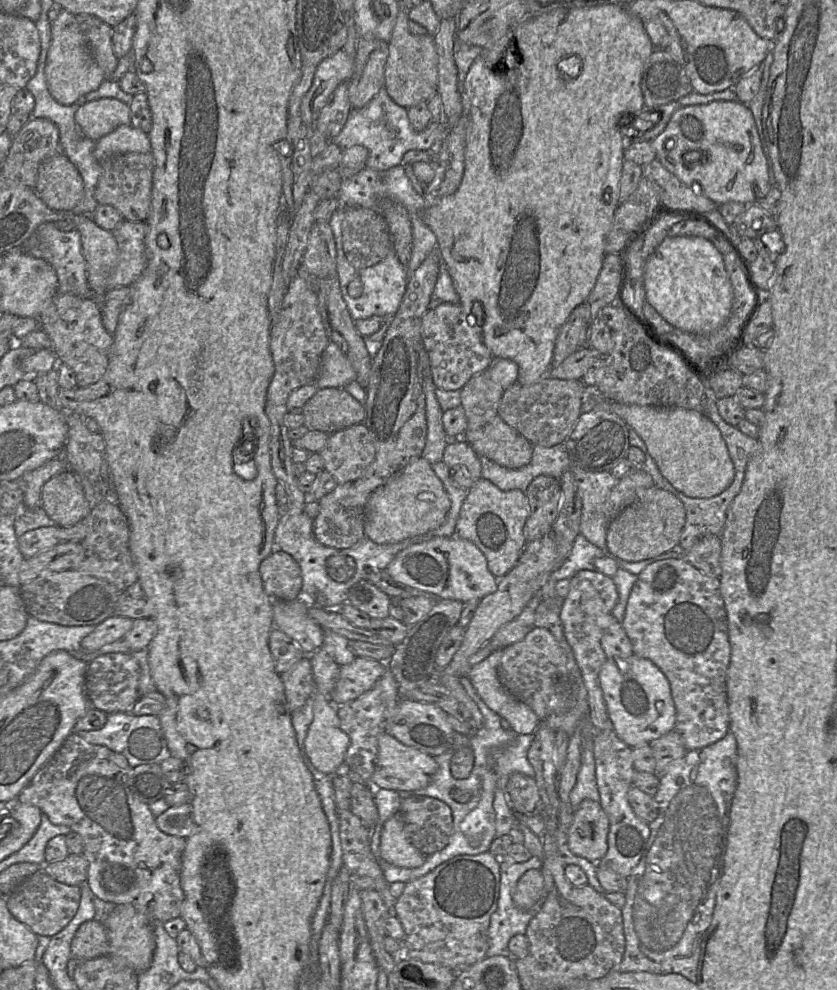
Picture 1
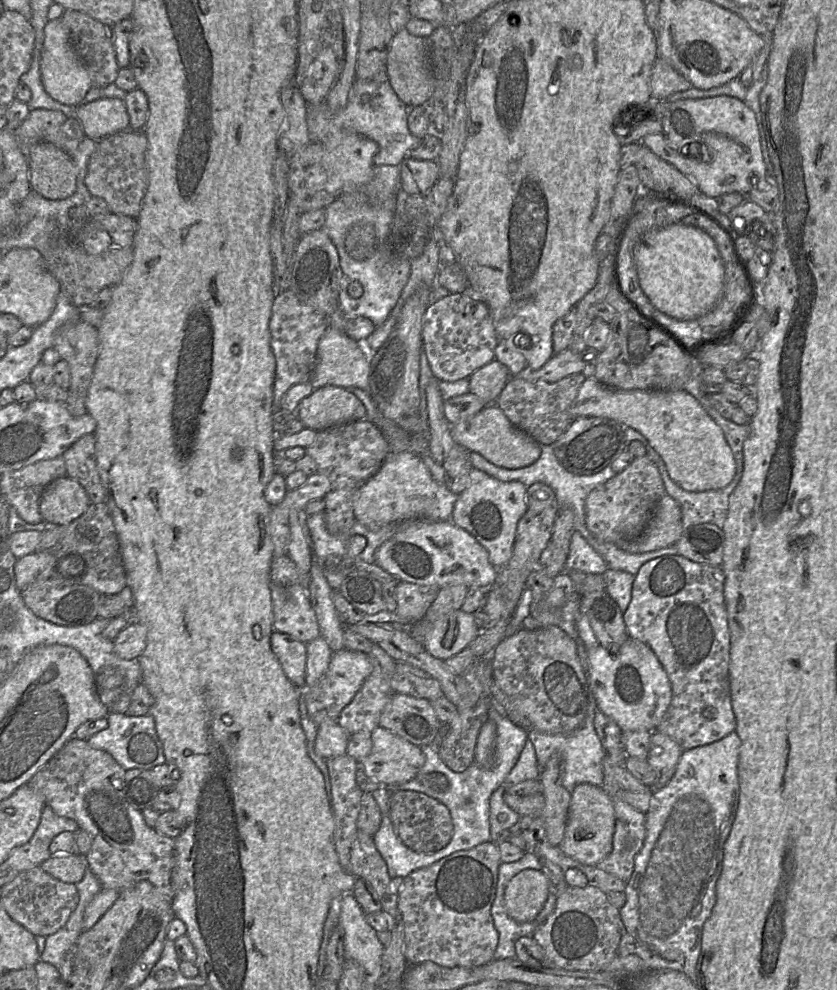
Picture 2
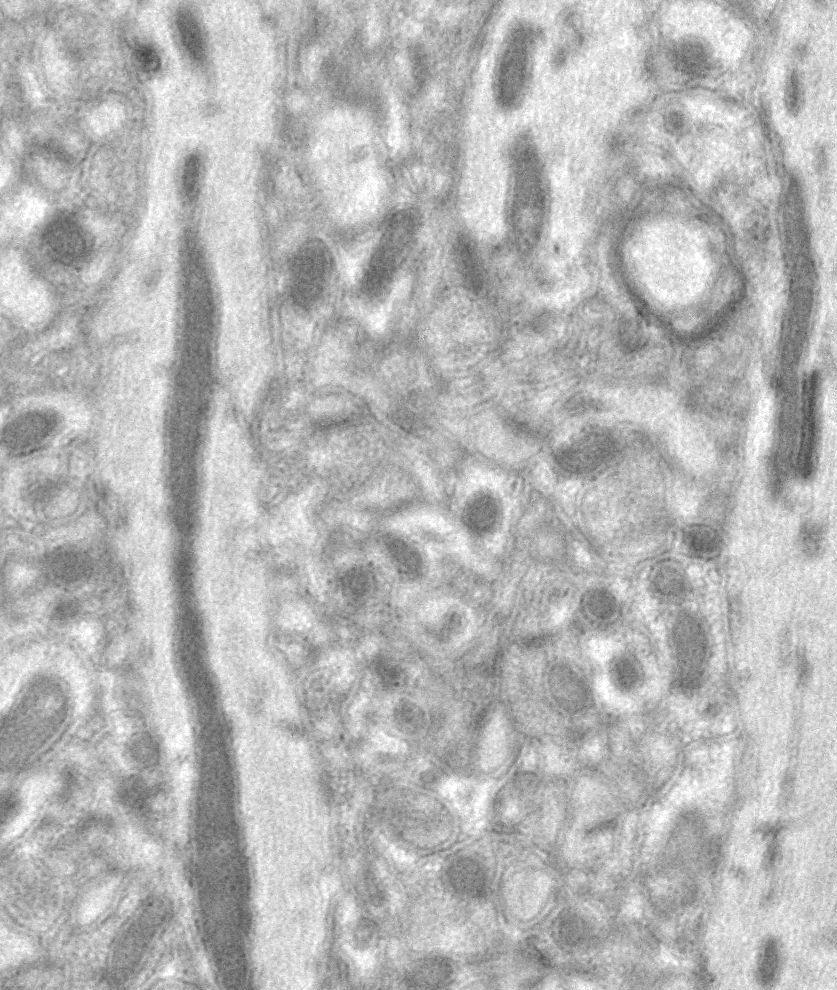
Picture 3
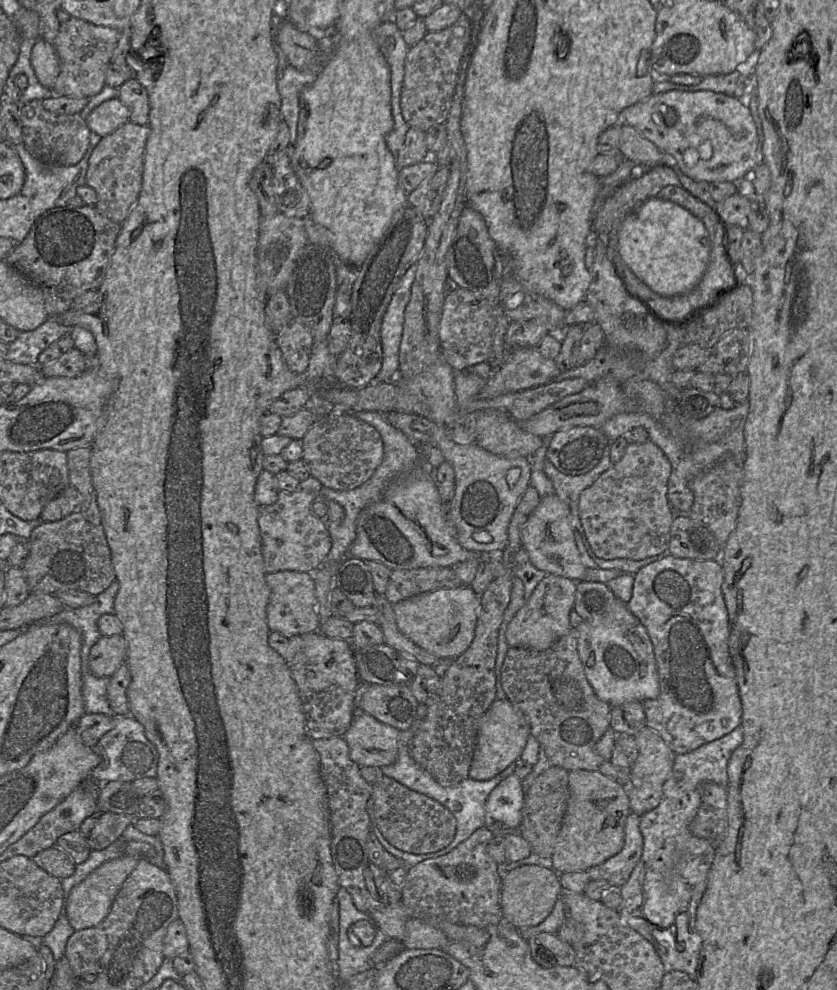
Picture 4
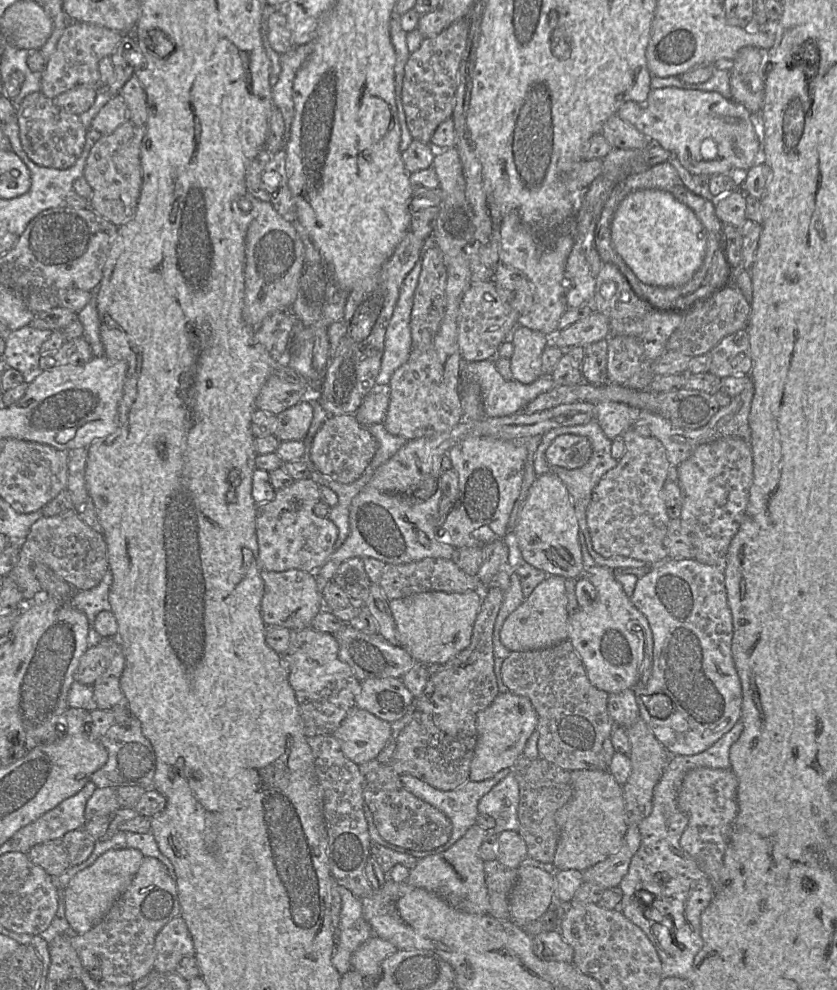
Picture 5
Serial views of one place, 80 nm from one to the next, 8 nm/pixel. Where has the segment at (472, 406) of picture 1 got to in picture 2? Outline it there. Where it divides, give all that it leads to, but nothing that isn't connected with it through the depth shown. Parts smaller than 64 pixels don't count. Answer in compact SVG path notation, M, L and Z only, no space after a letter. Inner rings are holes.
M493 359L469 377L469 392L480 397L487 405L495 404L510 378L507 367Z

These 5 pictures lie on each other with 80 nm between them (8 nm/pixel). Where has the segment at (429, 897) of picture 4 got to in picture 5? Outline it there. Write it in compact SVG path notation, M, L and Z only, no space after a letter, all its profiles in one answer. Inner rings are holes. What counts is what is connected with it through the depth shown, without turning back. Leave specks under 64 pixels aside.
M476 824L471 826L449 849L419 859L415 867L409 871L406 882L438 896L457 910L477 915L489 914L484 860L479 853L488 833L488 830Z

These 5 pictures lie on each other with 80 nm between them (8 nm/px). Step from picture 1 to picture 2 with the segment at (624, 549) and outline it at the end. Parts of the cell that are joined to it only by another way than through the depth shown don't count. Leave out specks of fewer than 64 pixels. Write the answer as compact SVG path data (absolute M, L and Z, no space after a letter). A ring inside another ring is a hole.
M665 494L657 503L641 535L622 548L630 553L644 553L673 546L683 531L679 503Z

